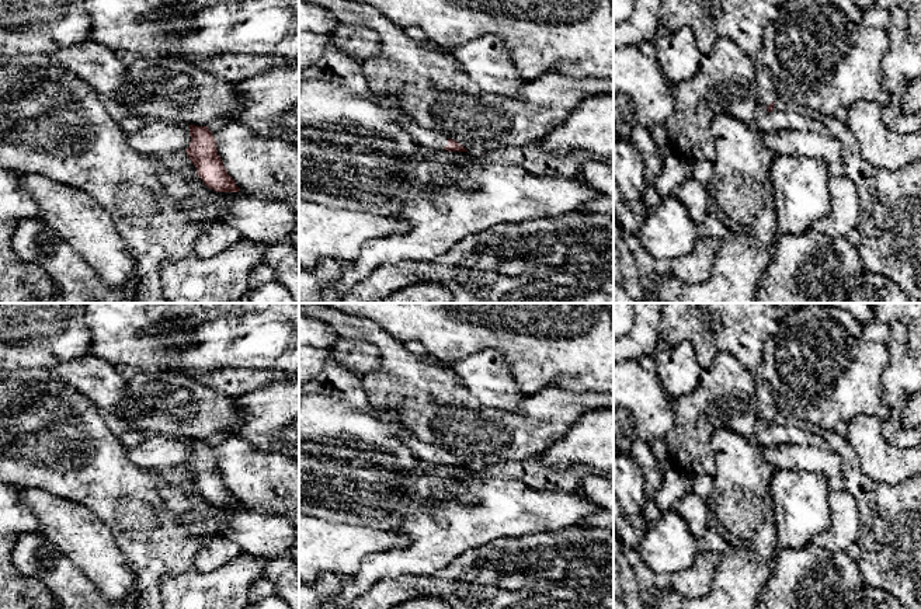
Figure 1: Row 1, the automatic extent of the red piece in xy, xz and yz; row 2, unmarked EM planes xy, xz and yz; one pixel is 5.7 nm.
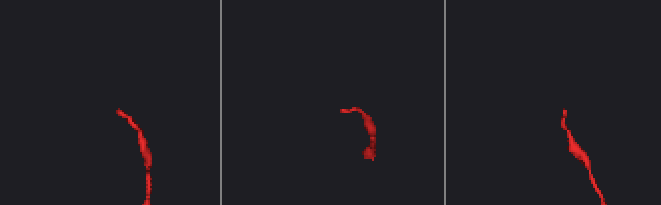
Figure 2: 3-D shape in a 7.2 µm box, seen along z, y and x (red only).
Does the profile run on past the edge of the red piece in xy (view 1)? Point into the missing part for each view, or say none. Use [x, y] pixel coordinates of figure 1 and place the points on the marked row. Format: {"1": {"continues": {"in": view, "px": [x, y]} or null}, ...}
{"1": {"continues": null}}

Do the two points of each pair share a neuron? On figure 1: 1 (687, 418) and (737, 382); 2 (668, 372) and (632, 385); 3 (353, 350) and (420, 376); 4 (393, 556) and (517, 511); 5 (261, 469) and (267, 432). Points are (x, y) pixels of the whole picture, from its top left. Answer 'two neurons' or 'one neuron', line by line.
1: one neuron
2: two neurons
3: two neurons
4: one neuron
5: two neurons

